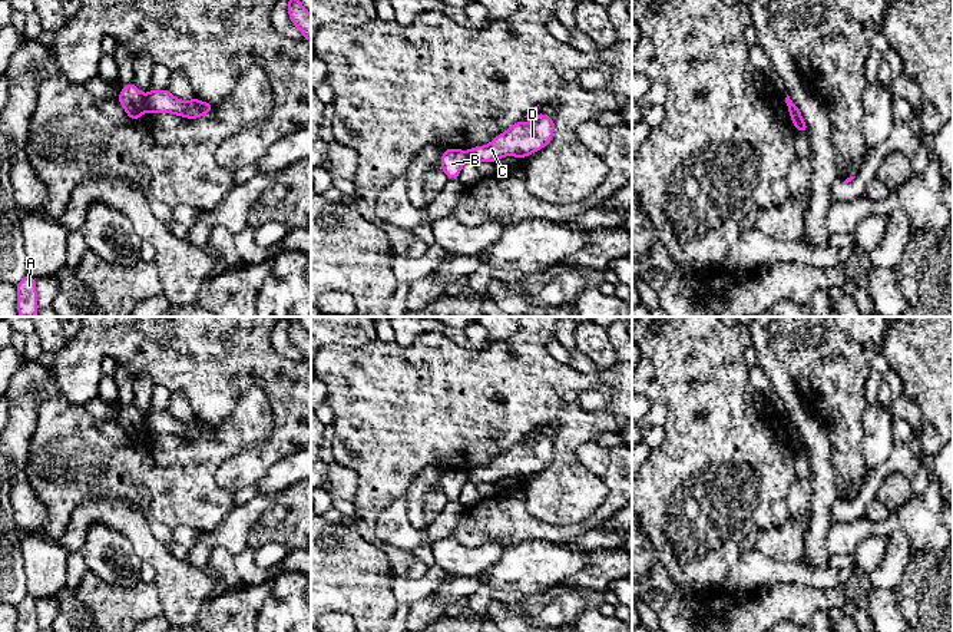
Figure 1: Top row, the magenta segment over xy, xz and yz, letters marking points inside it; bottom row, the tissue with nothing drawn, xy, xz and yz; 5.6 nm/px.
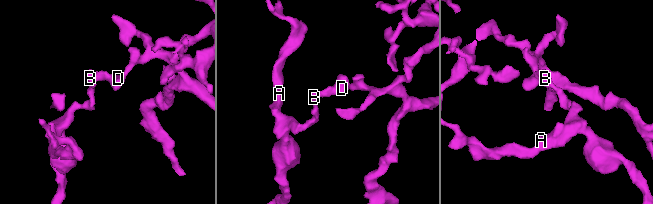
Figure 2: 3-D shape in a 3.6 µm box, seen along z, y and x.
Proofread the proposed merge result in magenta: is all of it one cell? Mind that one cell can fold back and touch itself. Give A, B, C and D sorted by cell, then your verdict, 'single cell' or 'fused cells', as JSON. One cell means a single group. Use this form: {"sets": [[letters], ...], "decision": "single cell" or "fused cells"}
{"sets": [["A", "B"], ["C", "D"]], "decision": "fused cells"}

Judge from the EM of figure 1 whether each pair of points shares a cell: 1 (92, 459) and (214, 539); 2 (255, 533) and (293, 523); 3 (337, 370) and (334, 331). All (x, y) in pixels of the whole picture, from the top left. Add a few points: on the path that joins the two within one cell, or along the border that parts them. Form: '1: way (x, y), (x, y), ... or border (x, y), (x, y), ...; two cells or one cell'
1: border (230, 512), (214, 528), (195, 532); two cells
2: way (264, 532), (278, 523), (284, 523); one cell
3: border (370, 343), (361, 347), (326, 347); two cells

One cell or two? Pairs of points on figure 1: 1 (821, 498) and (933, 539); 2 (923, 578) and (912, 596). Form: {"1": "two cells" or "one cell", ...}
{"1": "two cells", "2": "one cell"}

